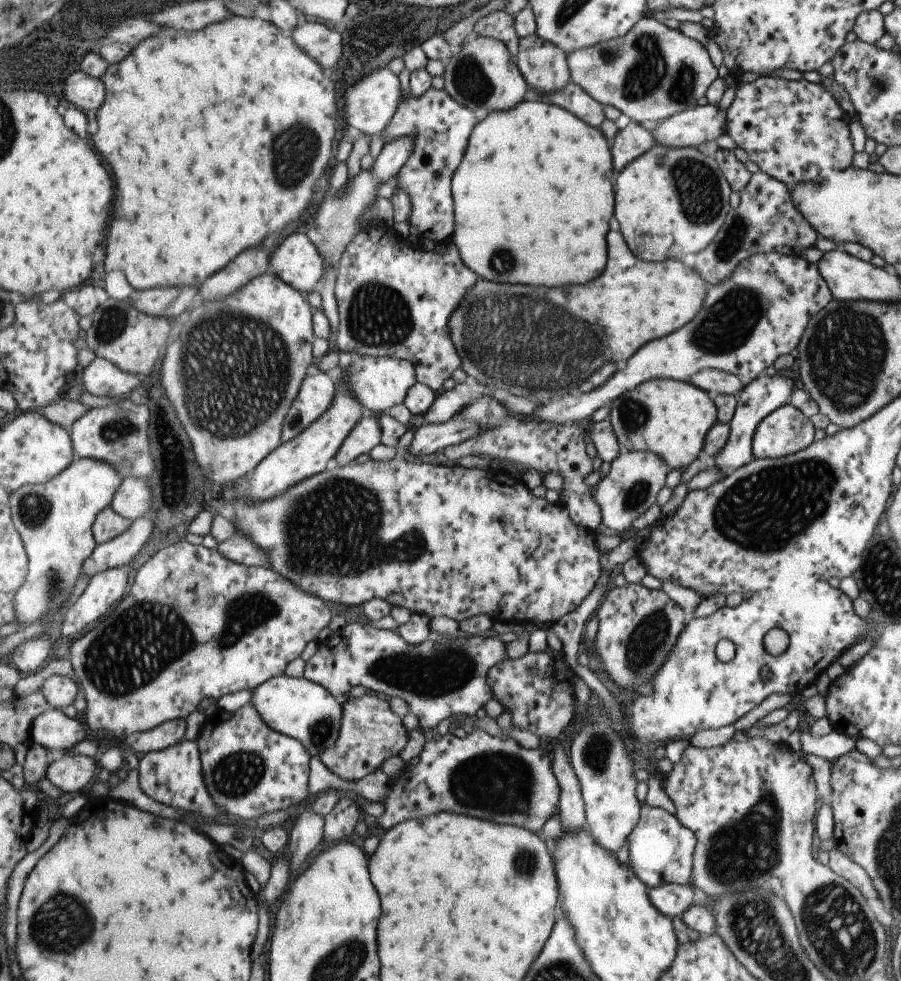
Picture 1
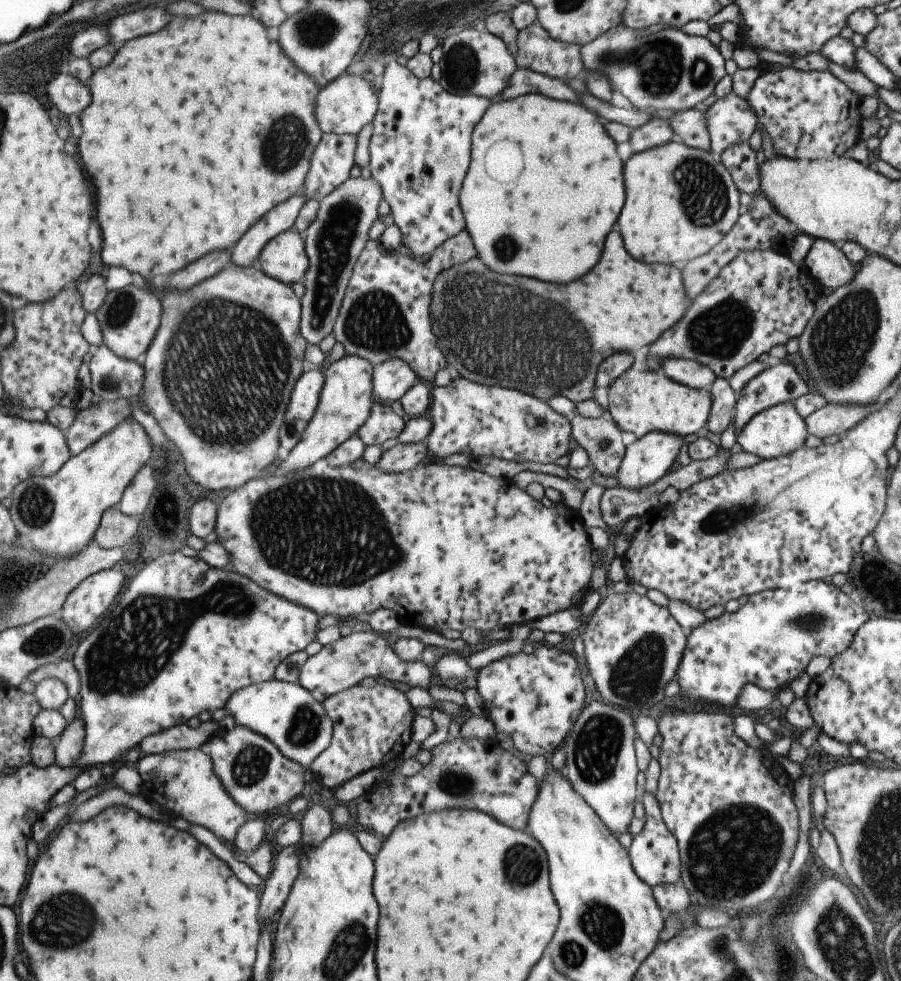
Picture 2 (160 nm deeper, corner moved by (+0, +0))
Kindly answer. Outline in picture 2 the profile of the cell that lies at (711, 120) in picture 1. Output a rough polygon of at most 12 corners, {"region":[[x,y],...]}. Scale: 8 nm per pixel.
{"region":[[733,91],[705,112],[710,149],[747,141],[756,114]]}

